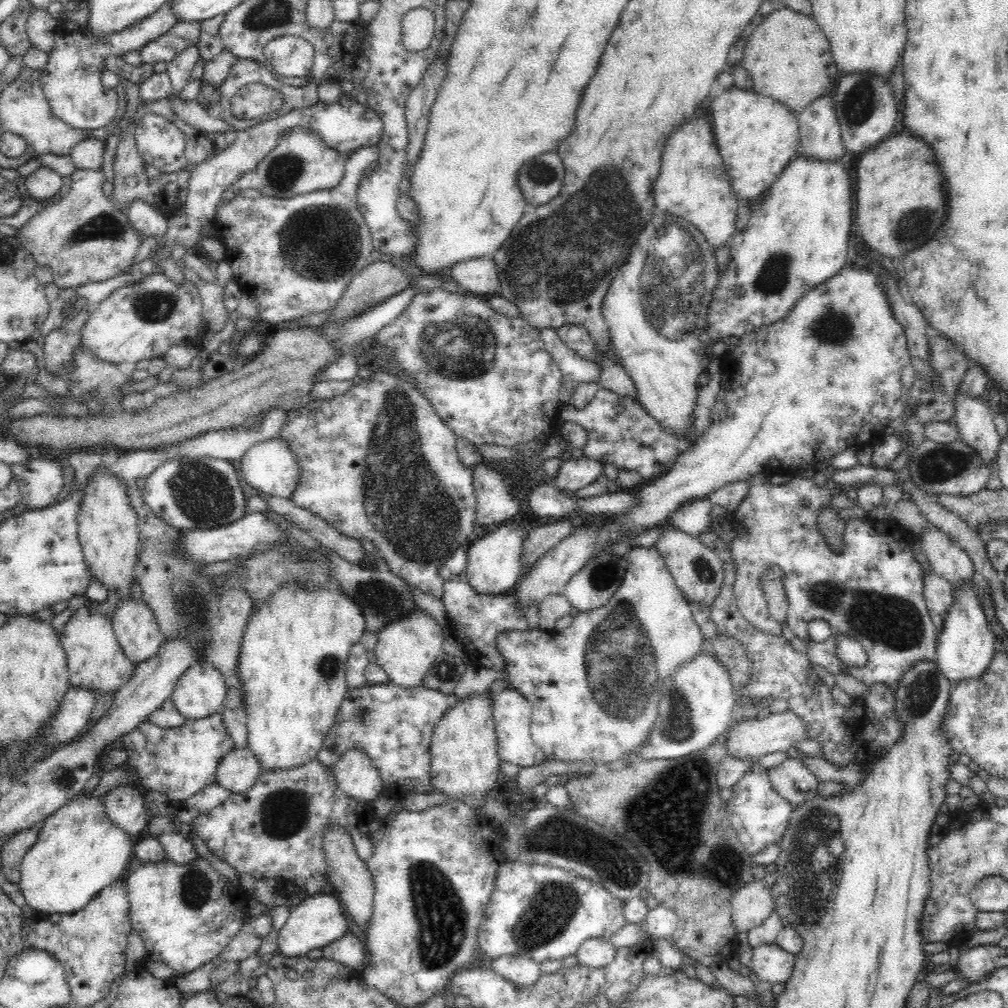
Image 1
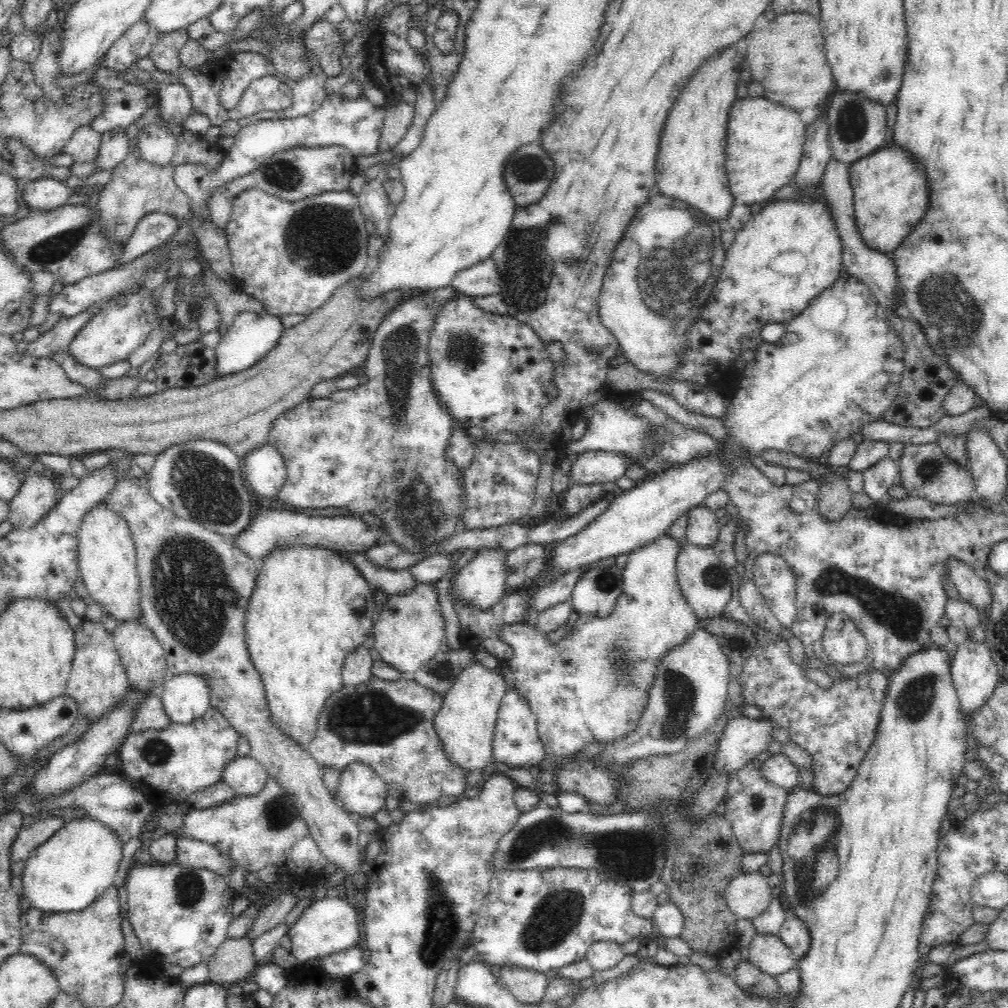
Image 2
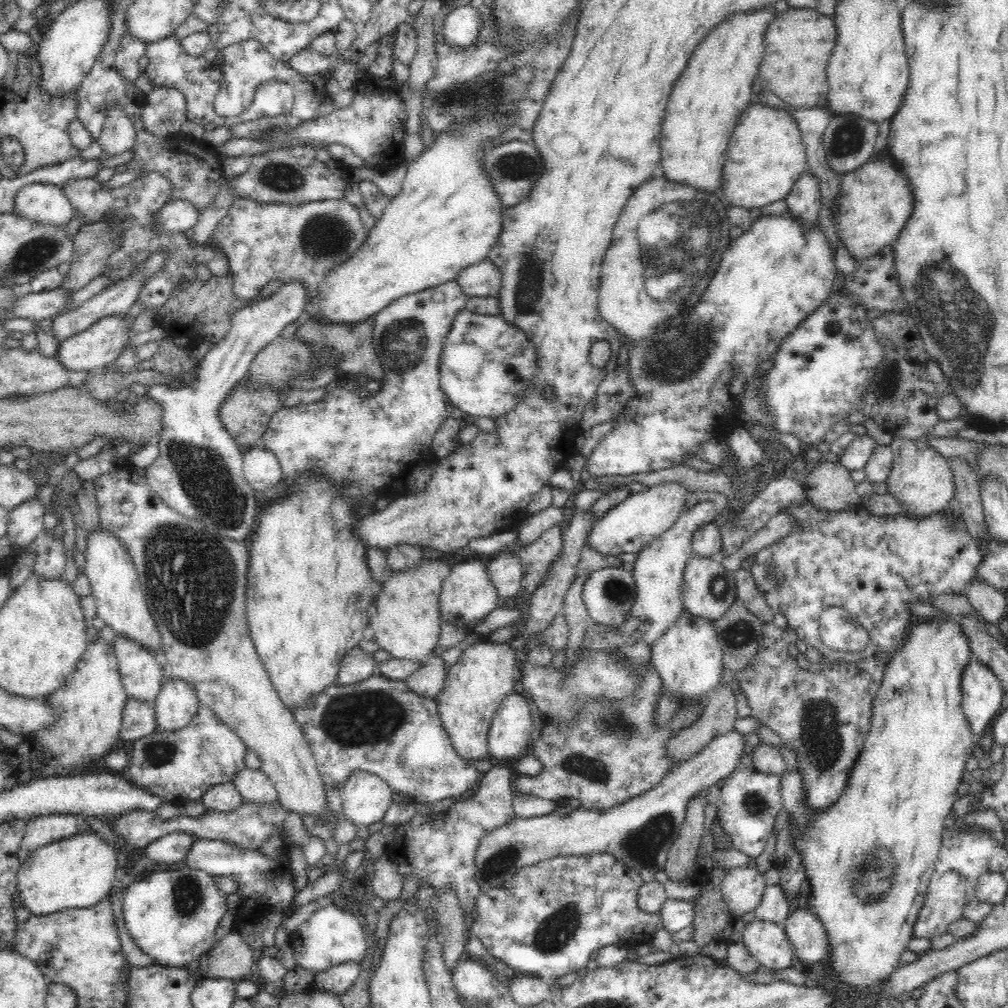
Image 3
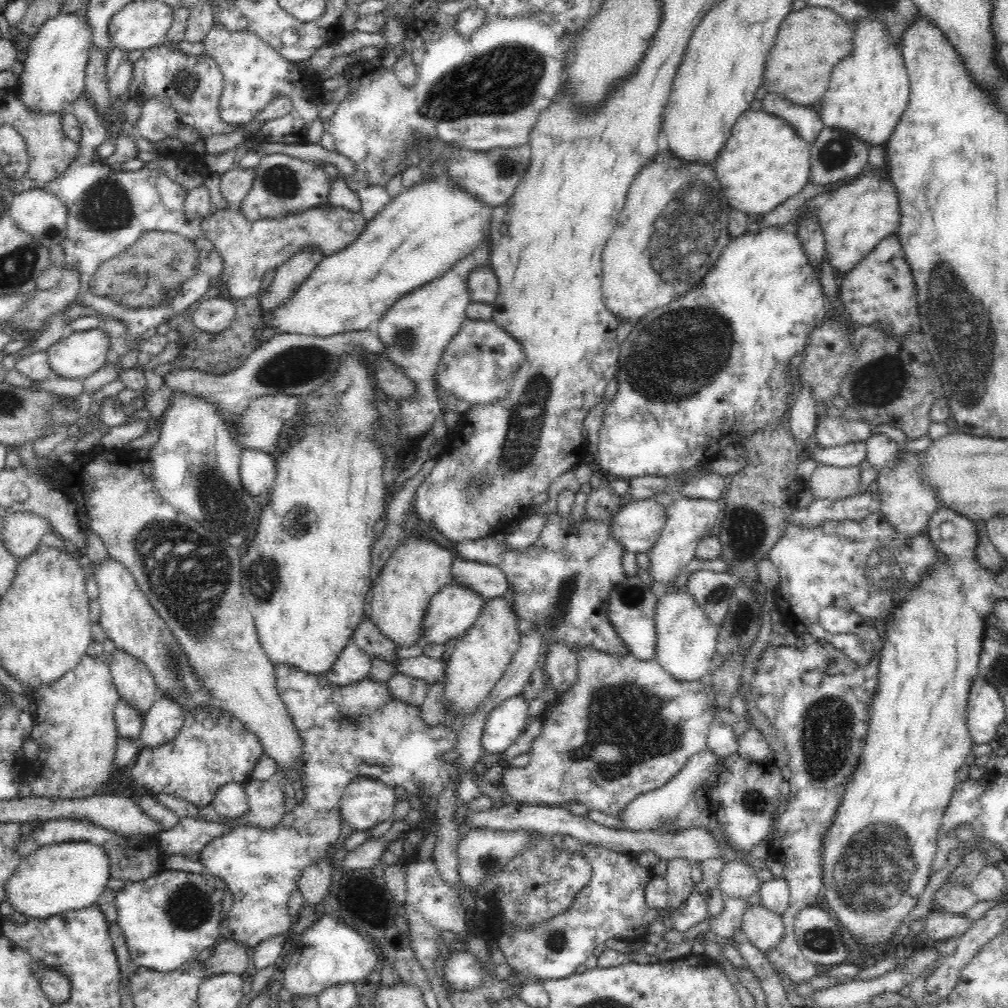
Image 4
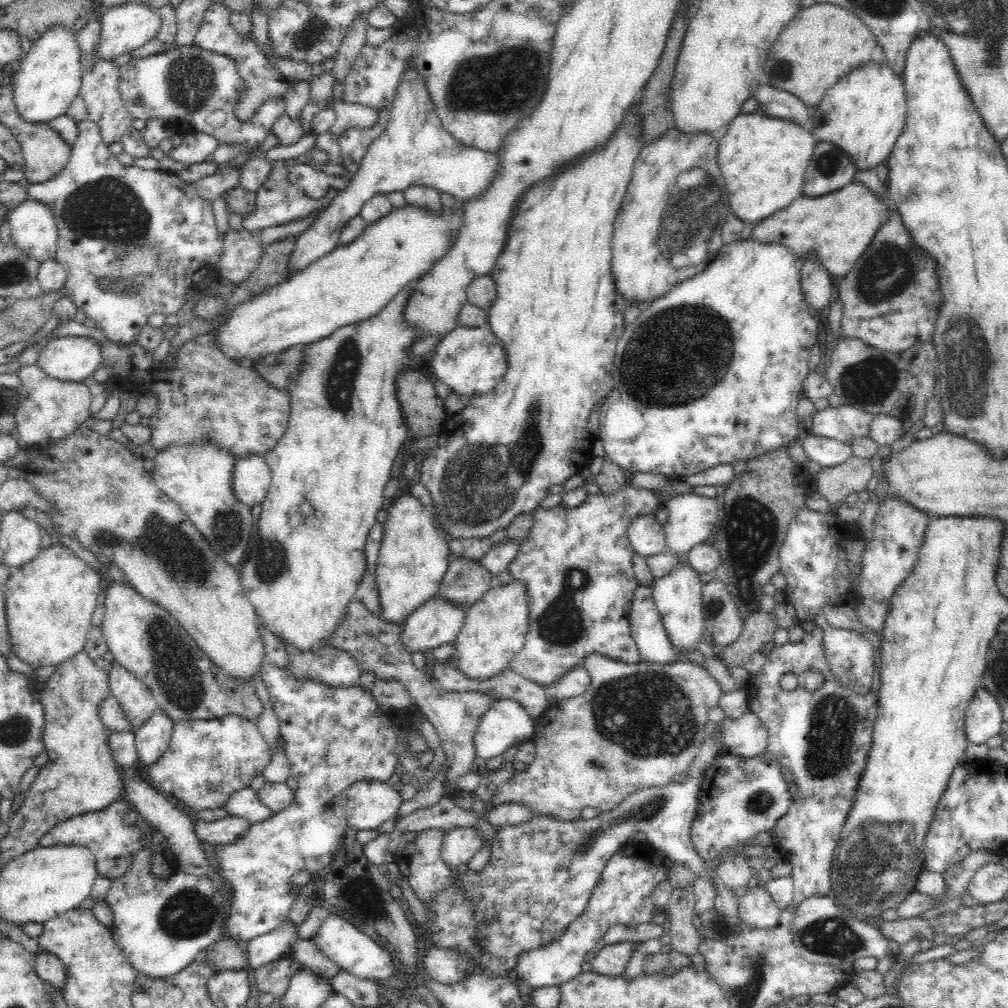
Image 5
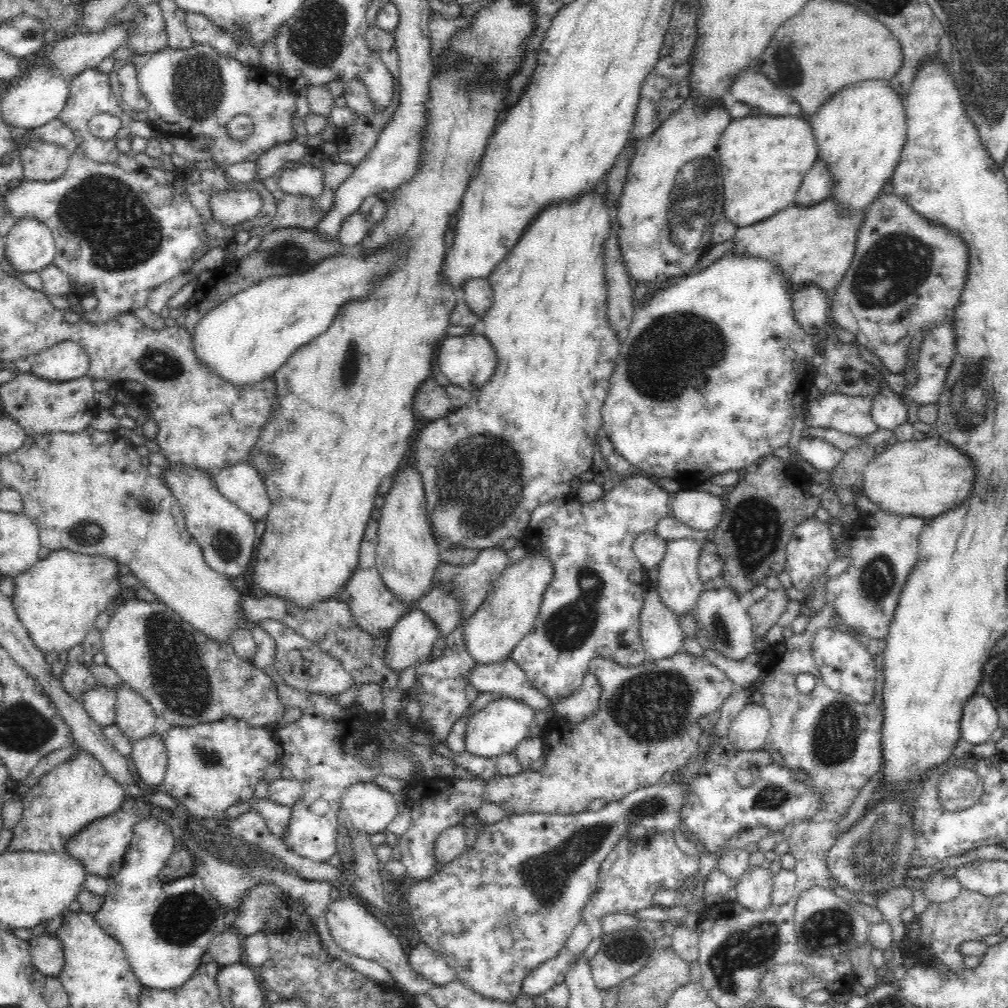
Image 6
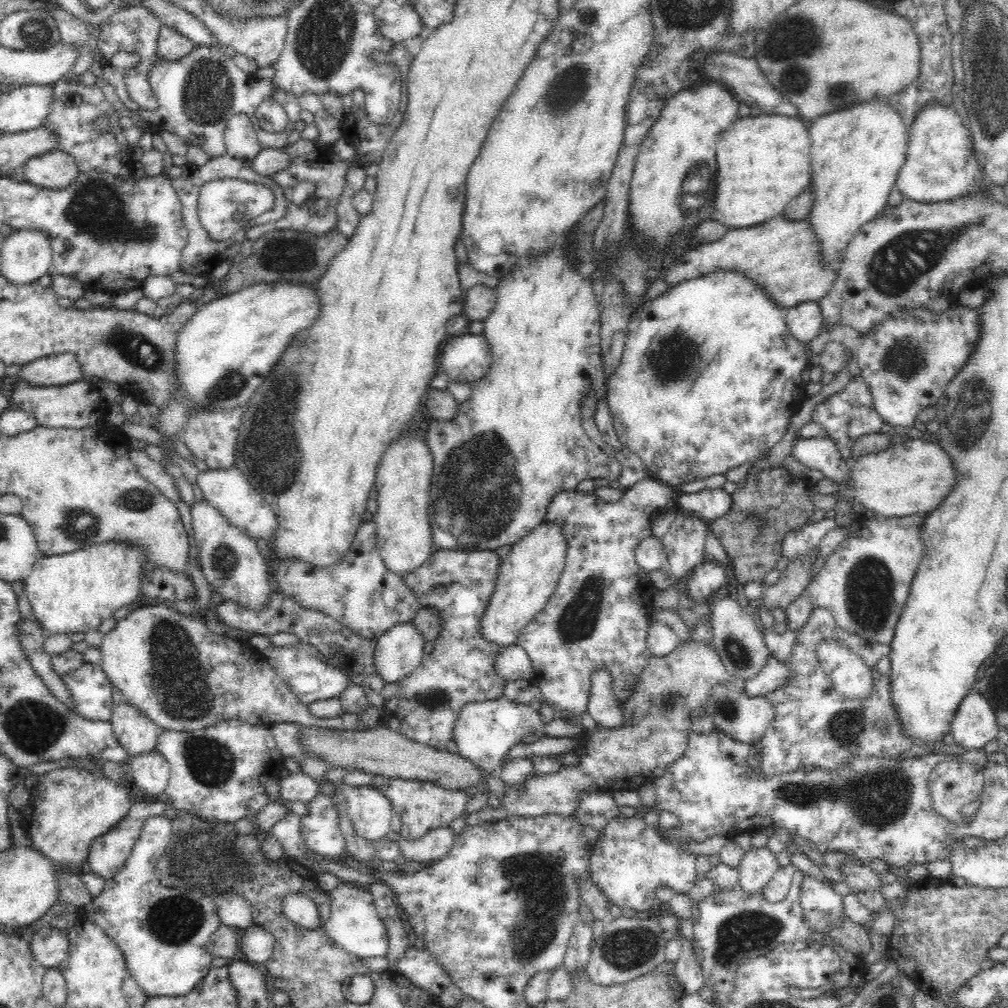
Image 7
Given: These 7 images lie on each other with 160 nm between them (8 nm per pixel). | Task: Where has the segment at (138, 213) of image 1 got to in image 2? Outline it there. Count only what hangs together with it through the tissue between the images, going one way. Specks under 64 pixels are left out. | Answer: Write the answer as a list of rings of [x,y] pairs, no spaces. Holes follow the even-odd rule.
[[[147,214],[136,224],[134,233],[124,243],[118,265],[128,264],[156,246],[168,242],[177,232],[178,226],[179,220],[169,214]]]

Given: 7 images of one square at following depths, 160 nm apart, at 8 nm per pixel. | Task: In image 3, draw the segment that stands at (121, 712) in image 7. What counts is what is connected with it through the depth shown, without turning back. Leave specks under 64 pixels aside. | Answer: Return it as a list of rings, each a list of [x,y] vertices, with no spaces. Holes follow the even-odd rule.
[[[118,634],[112,645],[128,697],[153,704],[165,679],[155,653],[143,644]]]

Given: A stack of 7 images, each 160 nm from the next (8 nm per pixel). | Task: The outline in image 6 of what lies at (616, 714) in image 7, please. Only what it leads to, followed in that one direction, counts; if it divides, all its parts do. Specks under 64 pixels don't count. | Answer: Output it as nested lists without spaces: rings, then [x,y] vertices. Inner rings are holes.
[[[588,670],[582,678],[580,688],[576,688],[576,692],[572,693],[571,696],[558,698],[551,703],[556,715],[570,722],[580,722],[584,720],[584,716],[597,712],[601,693],[600,683],[596,681],[594,673]]]

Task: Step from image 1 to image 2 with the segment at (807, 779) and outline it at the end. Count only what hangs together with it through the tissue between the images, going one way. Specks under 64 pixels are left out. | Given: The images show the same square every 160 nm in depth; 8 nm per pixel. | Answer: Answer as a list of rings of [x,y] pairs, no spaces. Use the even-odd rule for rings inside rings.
[[[784,753],[768,757],[761,763],[761,772],[769,783],[784,789],[786,794],[799,787],[799,768]]]

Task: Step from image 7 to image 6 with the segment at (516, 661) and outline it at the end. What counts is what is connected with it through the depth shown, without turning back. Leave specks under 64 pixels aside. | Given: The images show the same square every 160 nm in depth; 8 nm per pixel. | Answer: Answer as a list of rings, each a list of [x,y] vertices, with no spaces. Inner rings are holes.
[[[512,659],[476,665],[464,674],[466,683],[479,694],[498,694],[526,704],[532,711],[553,711],[551,701],[542,694]]]

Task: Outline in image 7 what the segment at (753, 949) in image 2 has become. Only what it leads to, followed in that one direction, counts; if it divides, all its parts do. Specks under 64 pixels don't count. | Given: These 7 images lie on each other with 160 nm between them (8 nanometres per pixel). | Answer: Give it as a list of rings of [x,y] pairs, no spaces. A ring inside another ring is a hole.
[[[753,848],[745,852],[740,861],[738,884],[748,895],[761,893],[779,868],[776,856],[769,848],[760,848],[760,850]]]

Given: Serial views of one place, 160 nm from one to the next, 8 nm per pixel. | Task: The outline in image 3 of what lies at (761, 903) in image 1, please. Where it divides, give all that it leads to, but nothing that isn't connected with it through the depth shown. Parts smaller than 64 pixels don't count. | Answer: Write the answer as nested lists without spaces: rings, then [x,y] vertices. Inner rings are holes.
[[[756,866],[728,869],[721,882],[723,901],[732,916],[754,911],[760,904],[766,883]]]

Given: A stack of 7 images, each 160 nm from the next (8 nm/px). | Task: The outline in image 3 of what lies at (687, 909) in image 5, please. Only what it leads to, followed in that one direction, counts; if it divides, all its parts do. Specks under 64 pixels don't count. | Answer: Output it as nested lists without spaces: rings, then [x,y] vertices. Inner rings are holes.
[[[707,790],[694,798],[688,798],[684,806],[684,822],[674,846],[668,853],[664,872],[670,880],[680,882],[693,874],[696,869],[696,852],[704,832],[704,811],[709,804]]]

